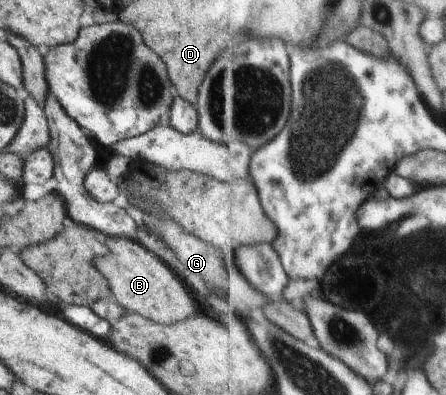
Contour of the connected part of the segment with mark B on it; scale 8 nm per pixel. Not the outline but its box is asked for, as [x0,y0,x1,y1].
[93,236,197,324]

